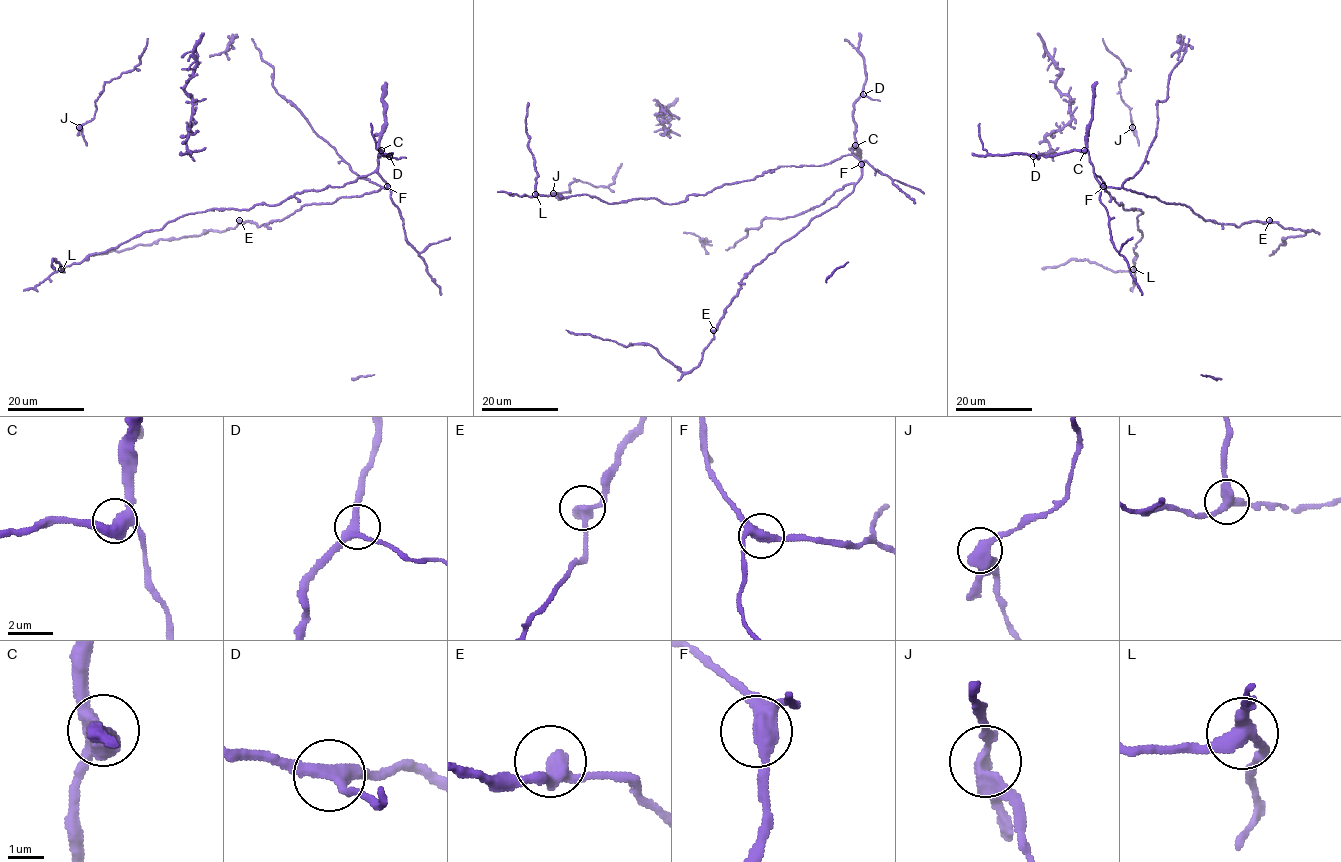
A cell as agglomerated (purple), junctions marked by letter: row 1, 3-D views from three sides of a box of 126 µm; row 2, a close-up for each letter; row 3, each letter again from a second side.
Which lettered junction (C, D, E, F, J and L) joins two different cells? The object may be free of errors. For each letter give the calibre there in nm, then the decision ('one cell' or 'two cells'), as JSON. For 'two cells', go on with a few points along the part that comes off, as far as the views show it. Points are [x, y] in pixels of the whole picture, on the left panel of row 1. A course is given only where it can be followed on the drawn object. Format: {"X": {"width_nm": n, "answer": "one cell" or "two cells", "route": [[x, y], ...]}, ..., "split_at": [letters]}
{"C": {"width_nm": 400, "answer": "one cell"}, "D": {"width_nm": 320, "answer": "one cell"}, "E": {"width_nm": 400, "answer": "one cell"}, "F": {"width_nm": 360, "answer": "one cell"}, "J": {"width_nm": 360, "answer": "one cell"}, "L": {"width_nm": 360, "answer": "two cells"}, "split_at": ["L"]}

